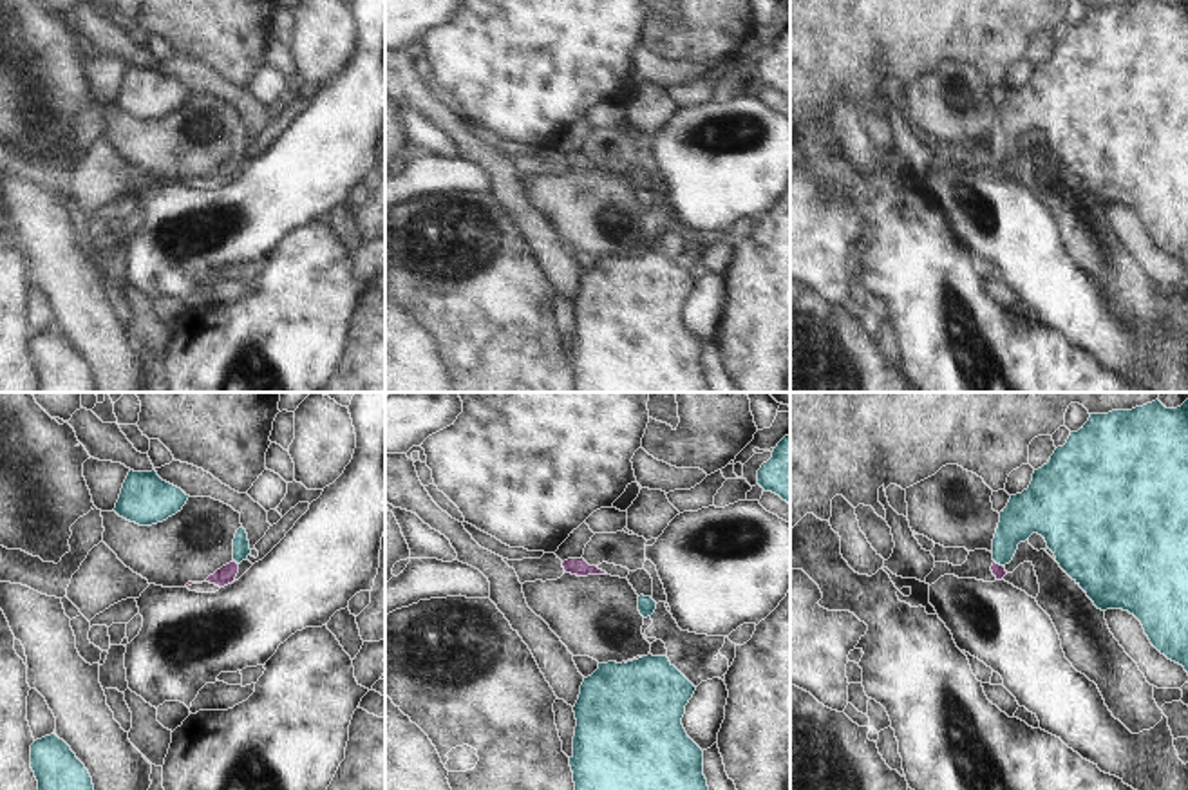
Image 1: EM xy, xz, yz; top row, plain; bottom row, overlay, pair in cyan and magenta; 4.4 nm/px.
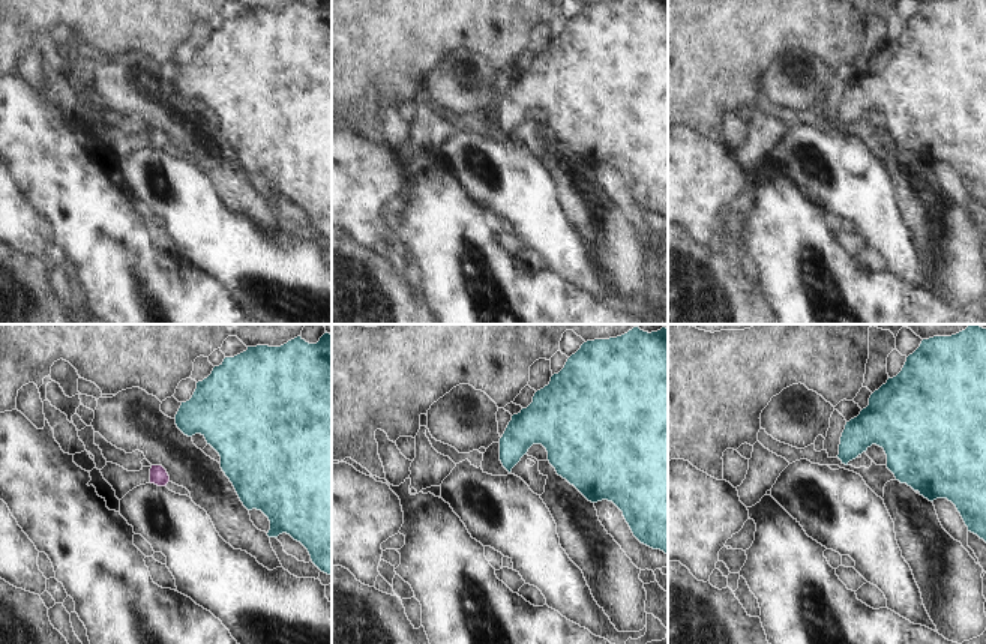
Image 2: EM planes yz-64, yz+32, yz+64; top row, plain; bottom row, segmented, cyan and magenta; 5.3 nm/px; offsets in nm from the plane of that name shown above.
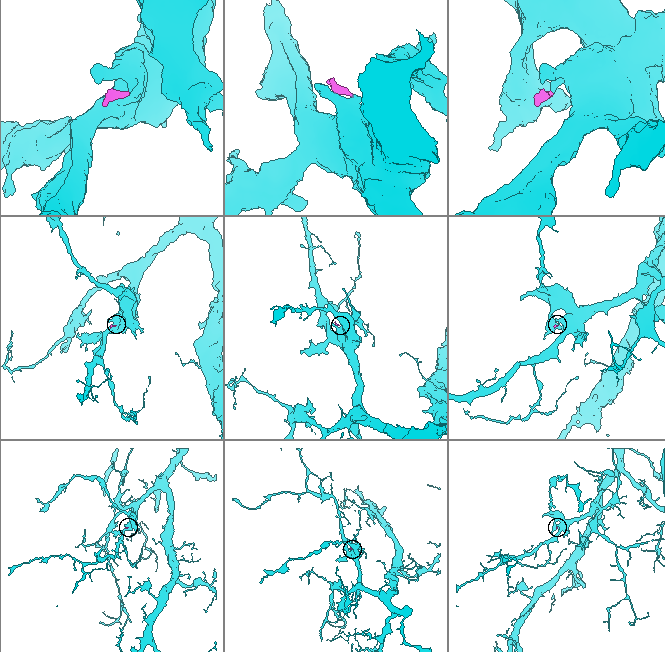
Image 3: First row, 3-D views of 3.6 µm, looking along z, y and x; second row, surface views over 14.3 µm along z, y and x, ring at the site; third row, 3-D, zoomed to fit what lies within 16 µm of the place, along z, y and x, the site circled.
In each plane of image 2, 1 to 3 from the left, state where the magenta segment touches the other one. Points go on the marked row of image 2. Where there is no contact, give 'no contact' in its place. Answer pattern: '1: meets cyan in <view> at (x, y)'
1: no contact
2: no contact
3: no contact

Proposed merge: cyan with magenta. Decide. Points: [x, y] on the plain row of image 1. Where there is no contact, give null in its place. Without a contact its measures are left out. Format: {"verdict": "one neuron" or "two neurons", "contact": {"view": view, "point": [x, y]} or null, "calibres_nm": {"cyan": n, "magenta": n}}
{"verdict": "one neuron", "contact": {"view": "xy", "point": [235, 156]}, "calibres_nm": {"cyan": 80, "magenta": 80}}

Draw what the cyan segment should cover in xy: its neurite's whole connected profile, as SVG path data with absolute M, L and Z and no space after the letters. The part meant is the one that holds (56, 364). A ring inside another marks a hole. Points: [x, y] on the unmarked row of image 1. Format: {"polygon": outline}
{"polygon": "M56 329L31 340L31 363L38 392L98 392L89 365Z"}

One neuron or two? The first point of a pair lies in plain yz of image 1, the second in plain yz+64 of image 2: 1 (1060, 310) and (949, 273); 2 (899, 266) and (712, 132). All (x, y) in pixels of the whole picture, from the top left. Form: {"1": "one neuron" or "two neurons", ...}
{"1": "two neurons", "2": "two neurons"}

